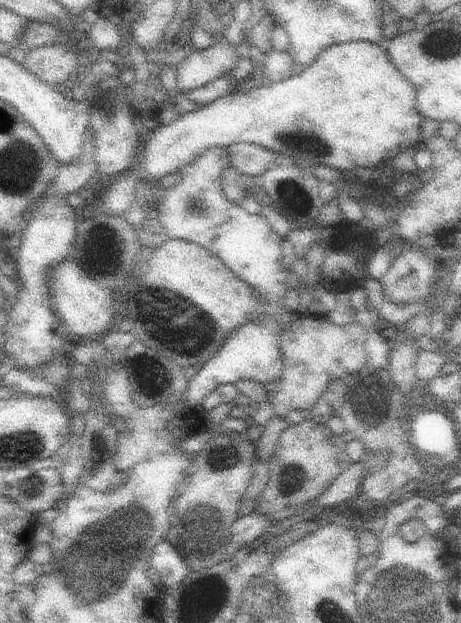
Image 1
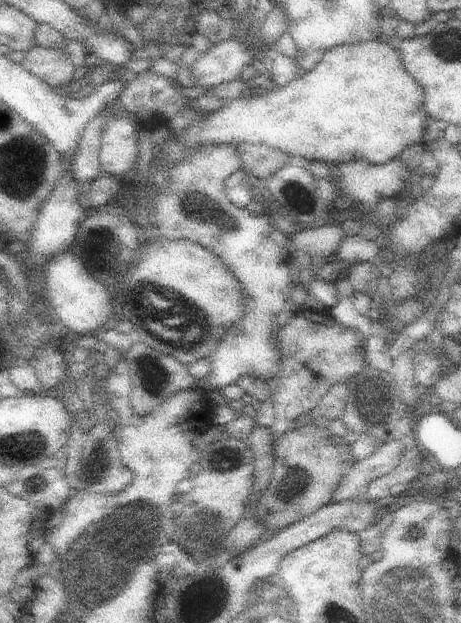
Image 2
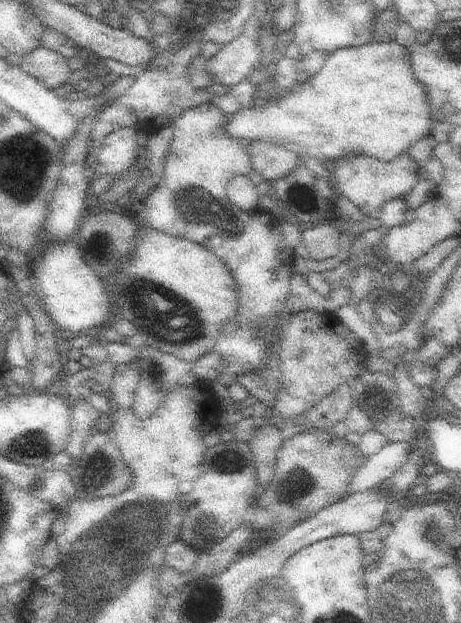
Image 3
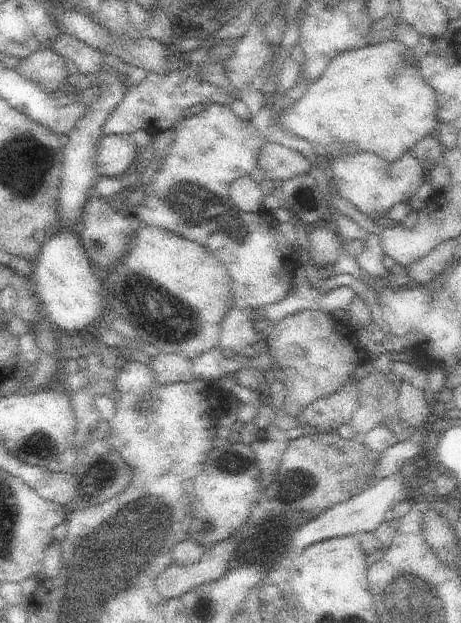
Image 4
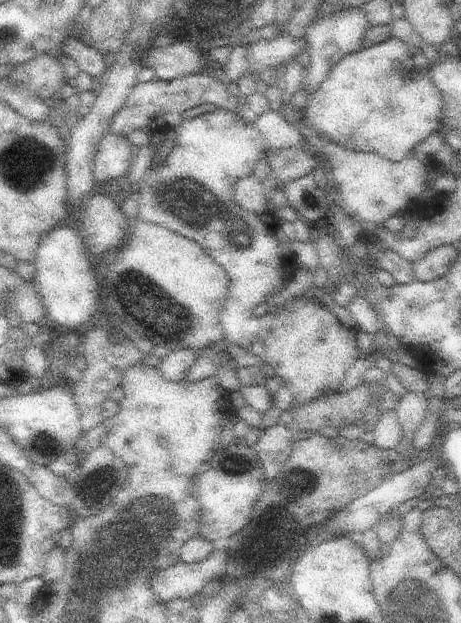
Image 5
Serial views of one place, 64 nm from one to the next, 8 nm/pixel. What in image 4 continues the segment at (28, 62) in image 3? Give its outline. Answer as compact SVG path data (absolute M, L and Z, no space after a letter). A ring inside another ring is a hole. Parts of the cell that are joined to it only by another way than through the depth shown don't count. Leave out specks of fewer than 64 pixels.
M37 50L15 68L27 80L33 80L45 94L61 90L67 82L69 62L53 50Z

